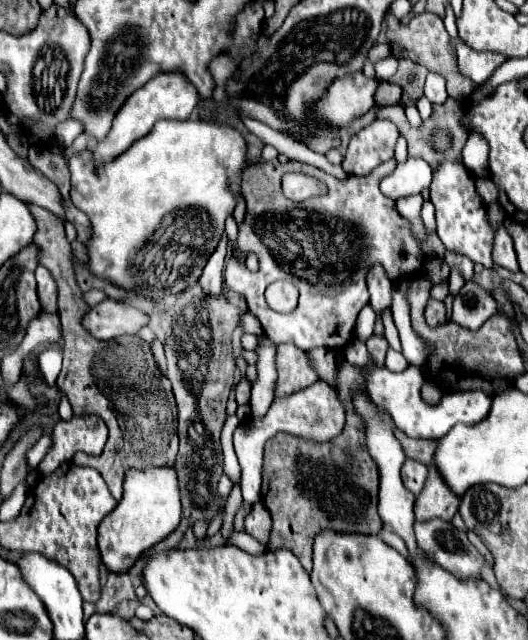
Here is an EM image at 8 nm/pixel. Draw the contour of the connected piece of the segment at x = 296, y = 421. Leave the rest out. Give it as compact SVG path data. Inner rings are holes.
M312 384L296 394L278 398L272 402L270 410L260 420L246 420L234 432L234 450L242 468L242 498L246 504L254 504L260 500L260 484L262 484L262 460L264 460L264 444L268 438L278 434L280 430L288 430L288 434L298 436L306 442L328 442L336 438L344 428L344 408L336 398L334 390L324 384Z

